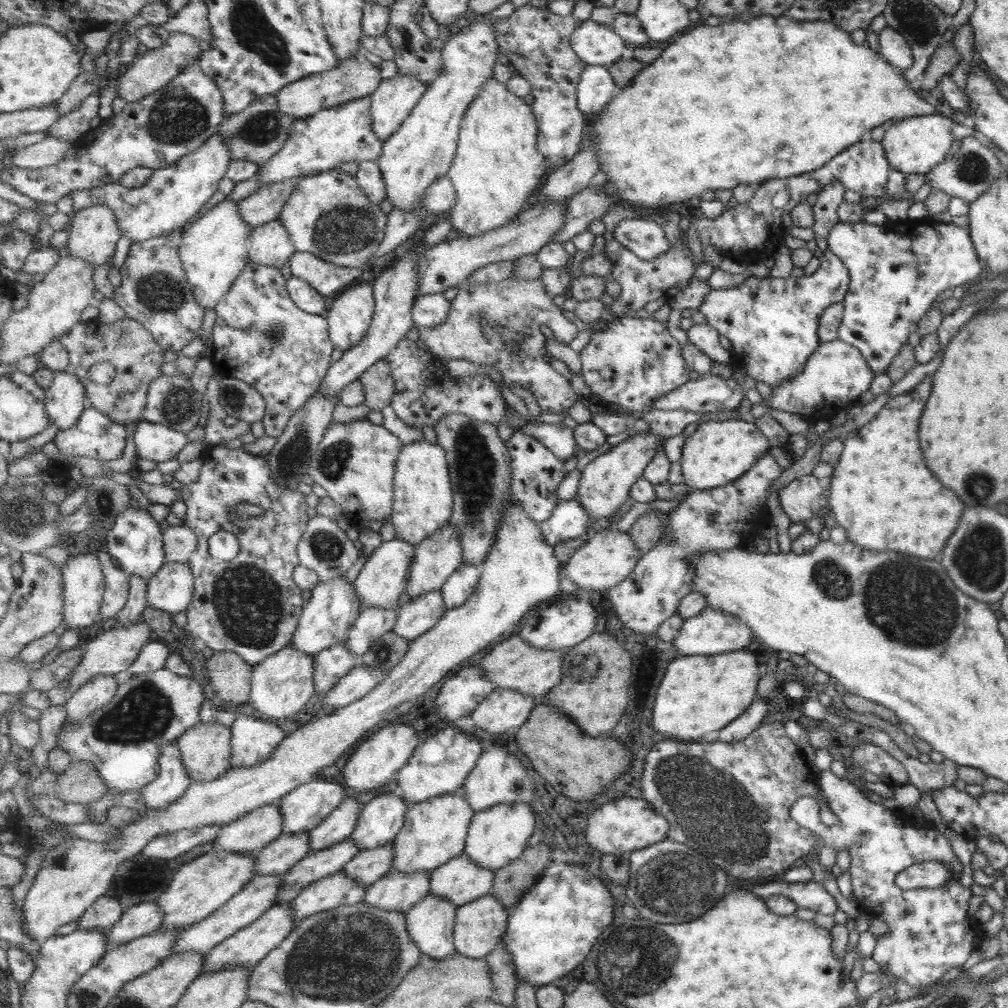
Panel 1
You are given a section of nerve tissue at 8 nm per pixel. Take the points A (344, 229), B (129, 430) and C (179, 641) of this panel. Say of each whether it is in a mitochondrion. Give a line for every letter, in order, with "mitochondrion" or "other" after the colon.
A: mitochondrion
B: other
C: other

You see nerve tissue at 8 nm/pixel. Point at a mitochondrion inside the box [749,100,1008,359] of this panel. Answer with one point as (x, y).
(974, 169)

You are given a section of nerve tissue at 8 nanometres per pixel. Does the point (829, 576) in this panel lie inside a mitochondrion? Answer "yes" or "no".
yes

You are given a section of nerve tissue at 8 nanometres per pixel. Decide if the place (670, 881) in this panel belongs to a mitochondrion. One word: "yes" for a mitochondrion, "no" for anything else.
yes

